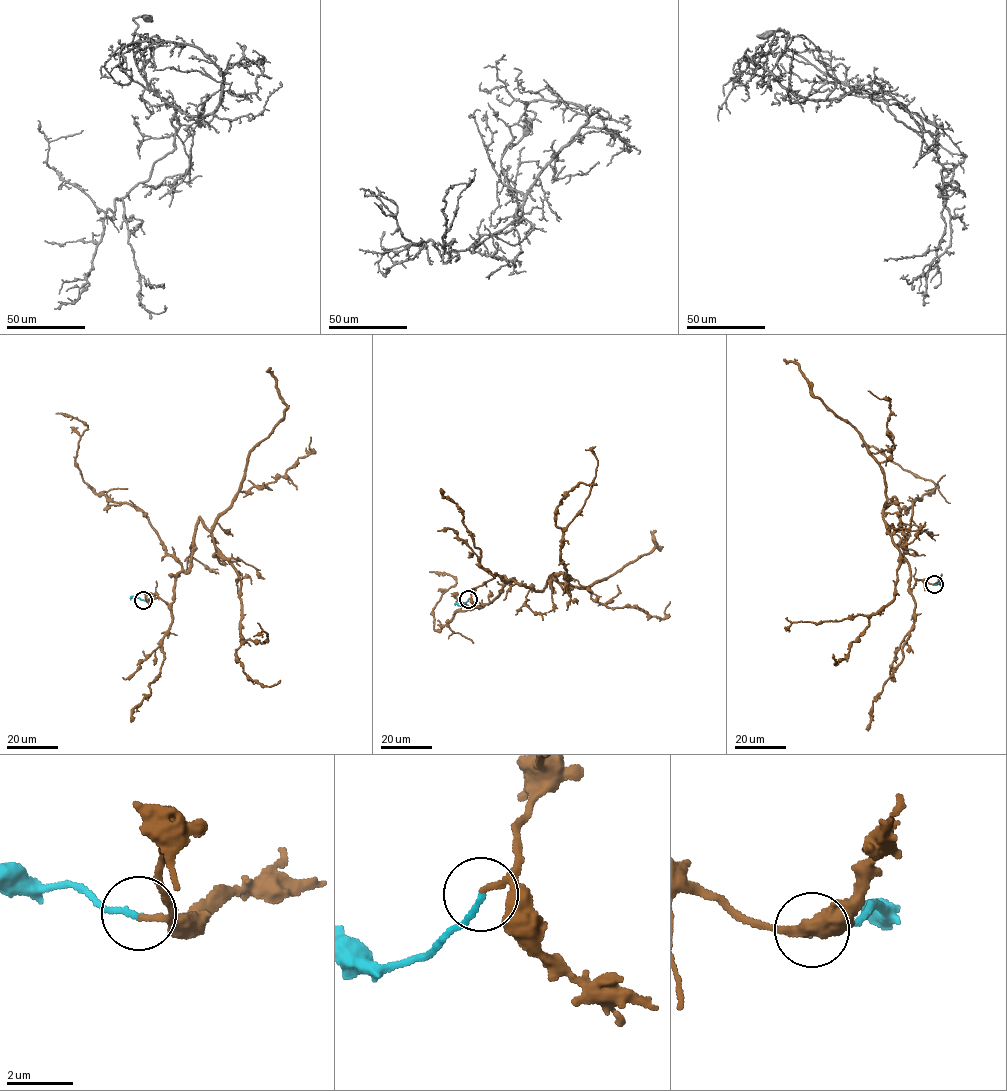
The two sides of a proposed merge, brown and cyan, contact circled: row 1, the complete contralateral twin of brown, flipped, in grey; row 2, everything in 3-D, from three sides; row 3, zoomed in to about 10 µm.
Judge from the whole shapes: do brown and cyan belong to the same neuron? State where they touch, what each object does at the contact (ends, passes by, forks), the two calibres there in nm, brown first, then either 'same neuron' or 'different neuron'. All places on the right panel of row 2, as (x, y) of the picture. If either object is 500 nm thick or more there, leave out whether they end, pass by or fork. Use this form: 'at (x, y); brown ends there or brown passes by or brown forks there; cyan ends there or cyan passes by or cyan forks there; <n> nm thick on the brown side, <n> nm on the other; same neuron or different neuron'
at (934, 584); brown passes by; cyan ends there; 110 nm thick on the brown side, 170 nm on the other; same neuron

